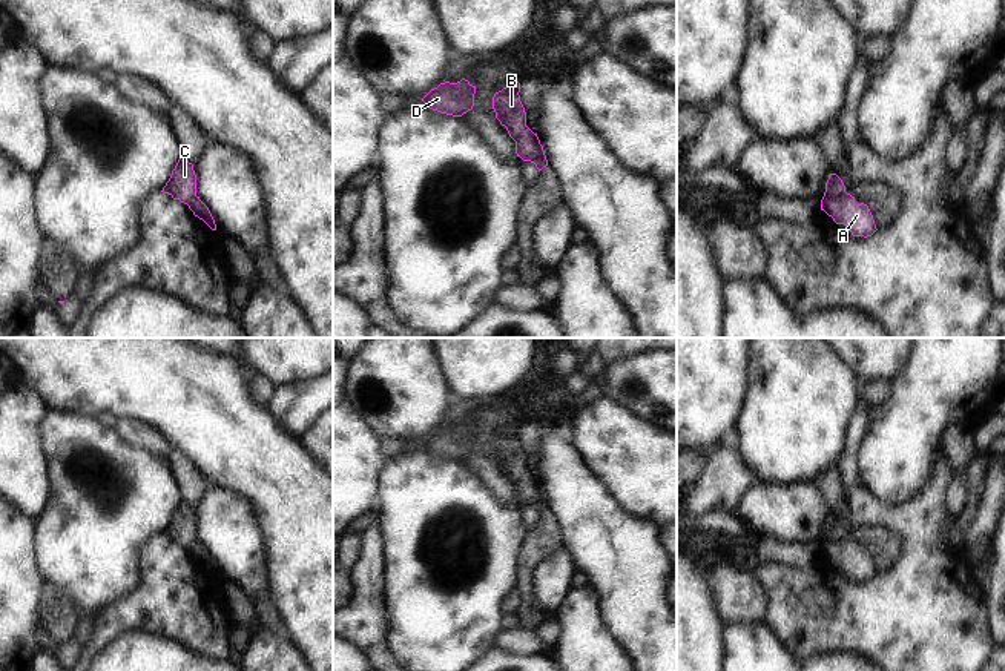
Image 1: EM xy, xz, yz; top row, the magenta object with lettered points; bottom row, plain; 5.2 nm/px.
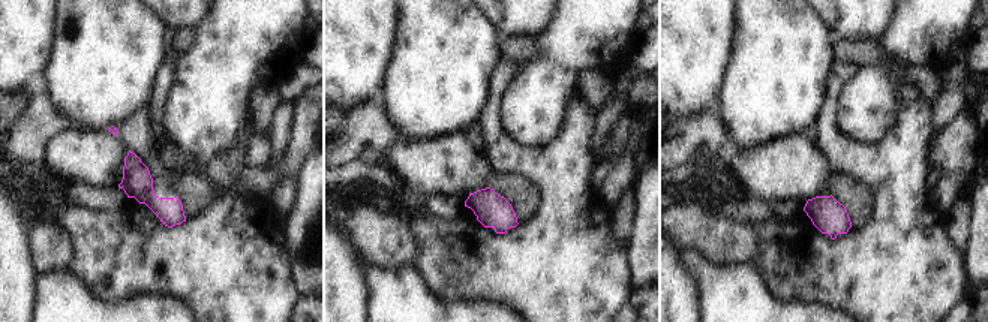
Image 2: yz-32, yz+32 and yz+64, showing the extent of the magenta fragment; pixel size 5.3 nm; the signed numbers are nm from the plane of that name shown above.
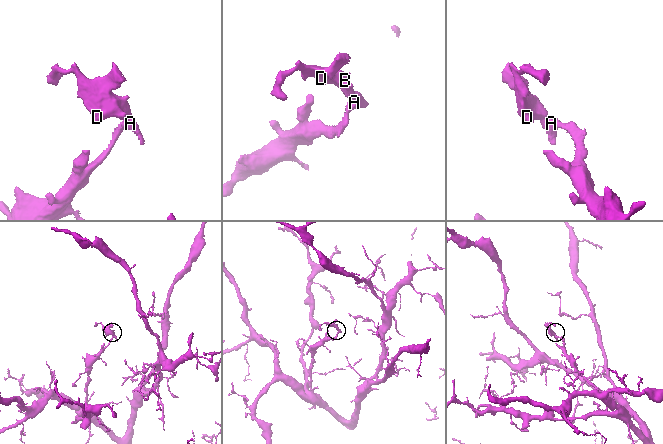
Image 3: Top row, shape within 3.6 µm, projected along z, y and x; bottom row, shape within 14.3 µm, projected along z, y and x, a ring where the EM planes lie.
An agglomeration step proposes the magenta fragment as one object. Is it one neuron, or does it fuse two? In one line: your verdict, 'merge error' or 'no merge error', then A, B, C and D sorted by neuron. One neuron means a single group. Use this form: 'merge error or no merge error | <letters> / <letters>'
merge error | A / B C D

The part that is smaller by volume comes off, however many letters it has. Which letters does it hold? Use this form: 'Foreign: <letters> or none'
Foreign: B, C, D

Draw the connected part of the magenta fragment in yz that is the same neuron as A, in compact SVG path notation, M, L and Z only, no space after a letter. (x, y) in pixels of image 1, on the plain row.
M842 537L821 544L821 554L833 562L836 568L844 568L853 580L872 580L878 573L867 548L855 547L855 540Z

